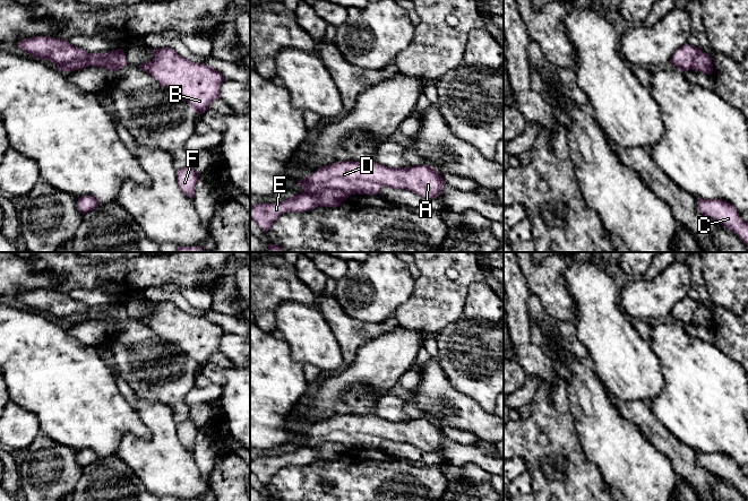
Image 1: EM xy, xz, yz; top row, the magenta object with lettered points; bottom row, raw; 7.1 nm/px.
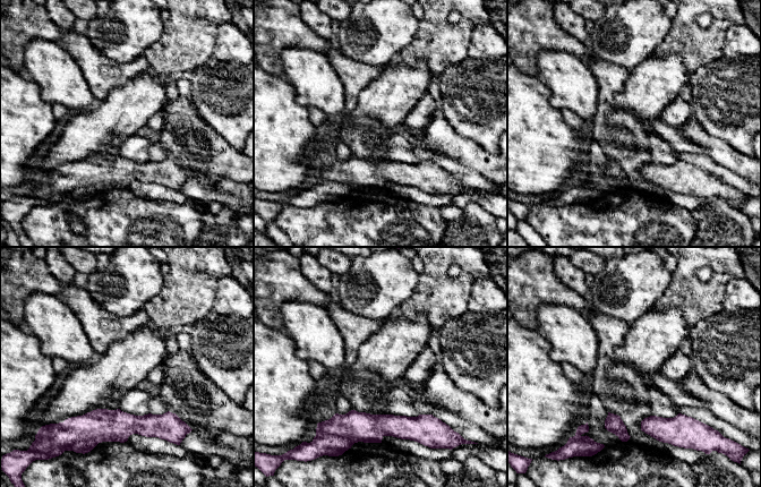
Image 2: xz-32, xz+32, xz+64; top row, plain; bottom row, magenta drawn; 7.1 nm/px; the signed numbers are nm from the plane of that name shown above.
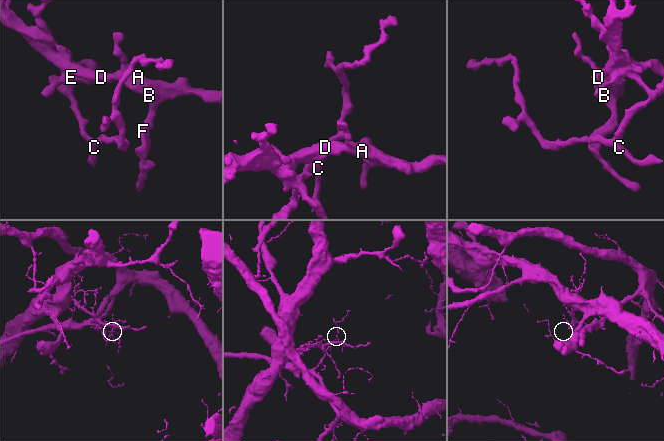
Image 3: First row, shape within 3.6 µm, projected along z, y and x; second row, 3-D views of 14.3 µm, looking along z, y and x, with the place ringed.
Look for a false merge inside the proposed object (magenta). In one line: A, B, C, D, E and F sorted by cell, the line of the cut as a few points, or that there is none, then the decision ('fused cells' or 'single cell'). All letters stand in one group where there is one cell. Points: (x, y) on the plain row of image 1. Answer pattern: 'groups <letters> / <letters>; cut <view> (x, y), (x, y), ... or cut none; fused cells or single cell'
groups A B D F / C E; cut xz (301, 446), (317, 447), (327, 442), (340, 442), (349, 448); fused cells

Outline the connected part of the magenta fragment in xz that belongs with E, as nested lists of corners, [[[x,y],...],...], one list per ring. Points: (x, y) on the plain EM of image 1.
[[[327,442],[315,448],[300,447],[277,457],[257,457],[250,460],[250,472],[267,486],[284,466],[304,466],[315,460],[337,460],[349,451],[345,444]]]

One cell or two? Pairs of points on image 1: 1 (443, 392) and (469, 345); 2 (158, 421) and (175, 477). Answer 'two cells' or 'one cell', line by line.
1: two cells
2: one cell

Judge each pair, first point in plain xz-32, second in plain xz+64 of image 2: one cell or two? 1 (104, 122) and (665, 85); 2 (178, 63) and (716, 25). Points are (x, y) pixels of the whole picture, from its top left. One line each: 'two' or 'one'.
1: one
2: one

